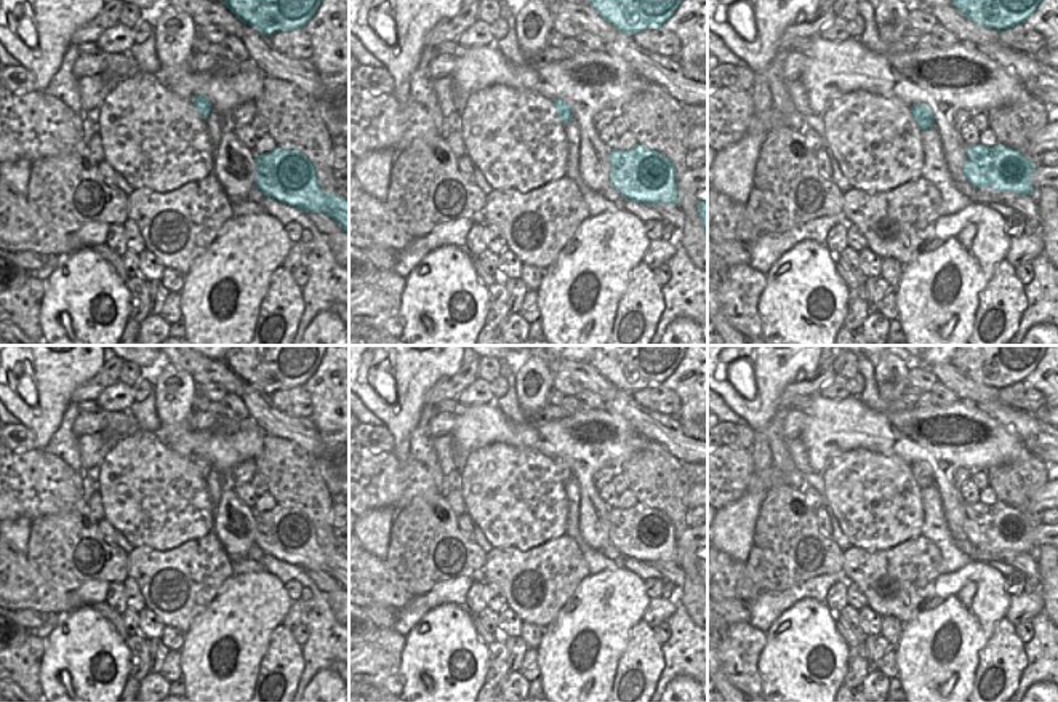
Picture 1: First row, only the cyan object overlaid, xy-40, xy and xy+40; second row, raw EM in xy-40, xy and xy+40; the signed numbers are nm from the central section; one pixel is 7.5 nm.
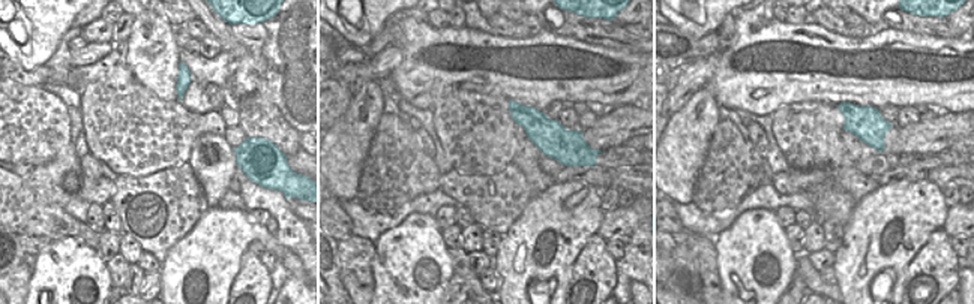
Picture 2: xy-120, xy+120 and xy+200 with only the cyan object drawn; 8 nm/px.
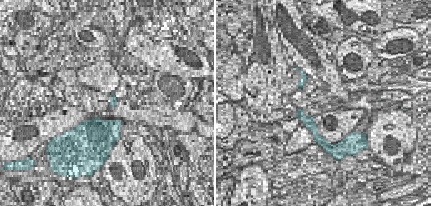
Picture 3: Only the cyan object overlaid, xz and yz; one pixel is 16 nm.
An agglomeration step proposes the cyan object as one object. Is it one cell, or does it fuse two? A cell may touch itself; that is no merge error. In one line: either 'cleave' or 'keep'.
keep

